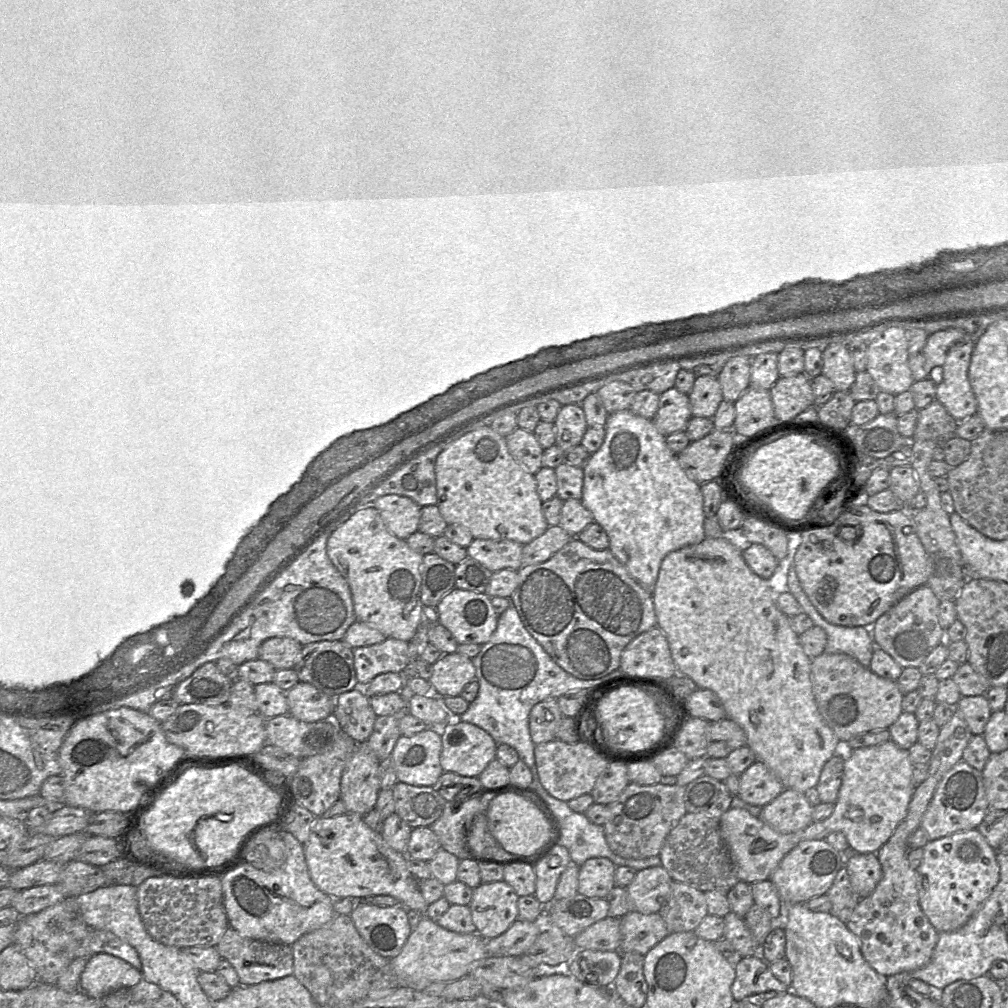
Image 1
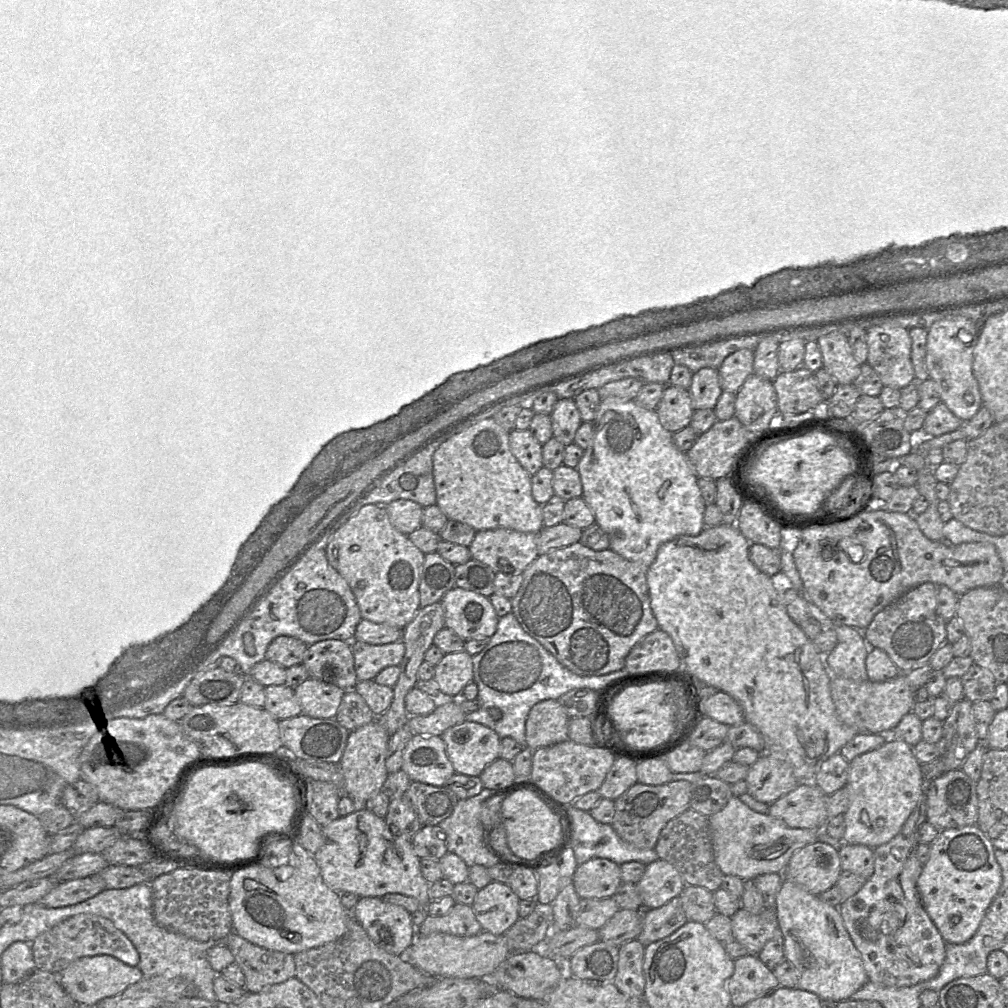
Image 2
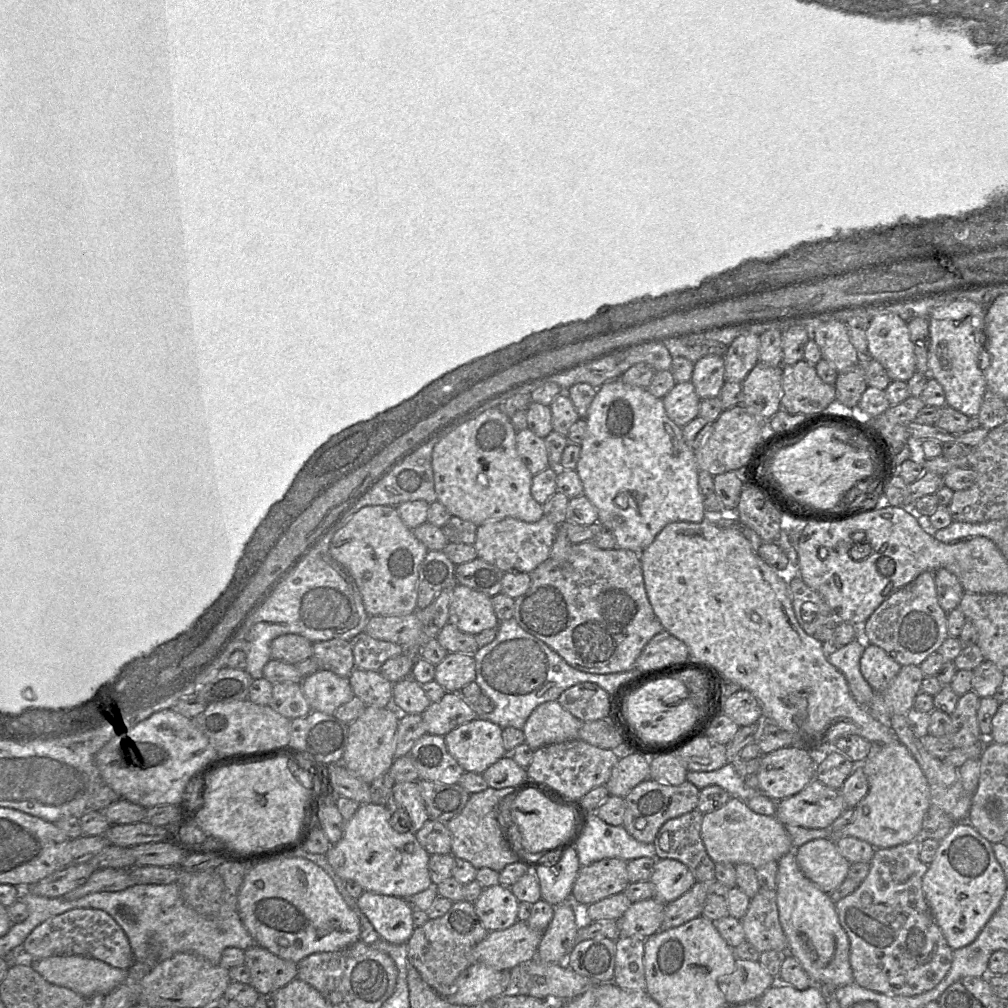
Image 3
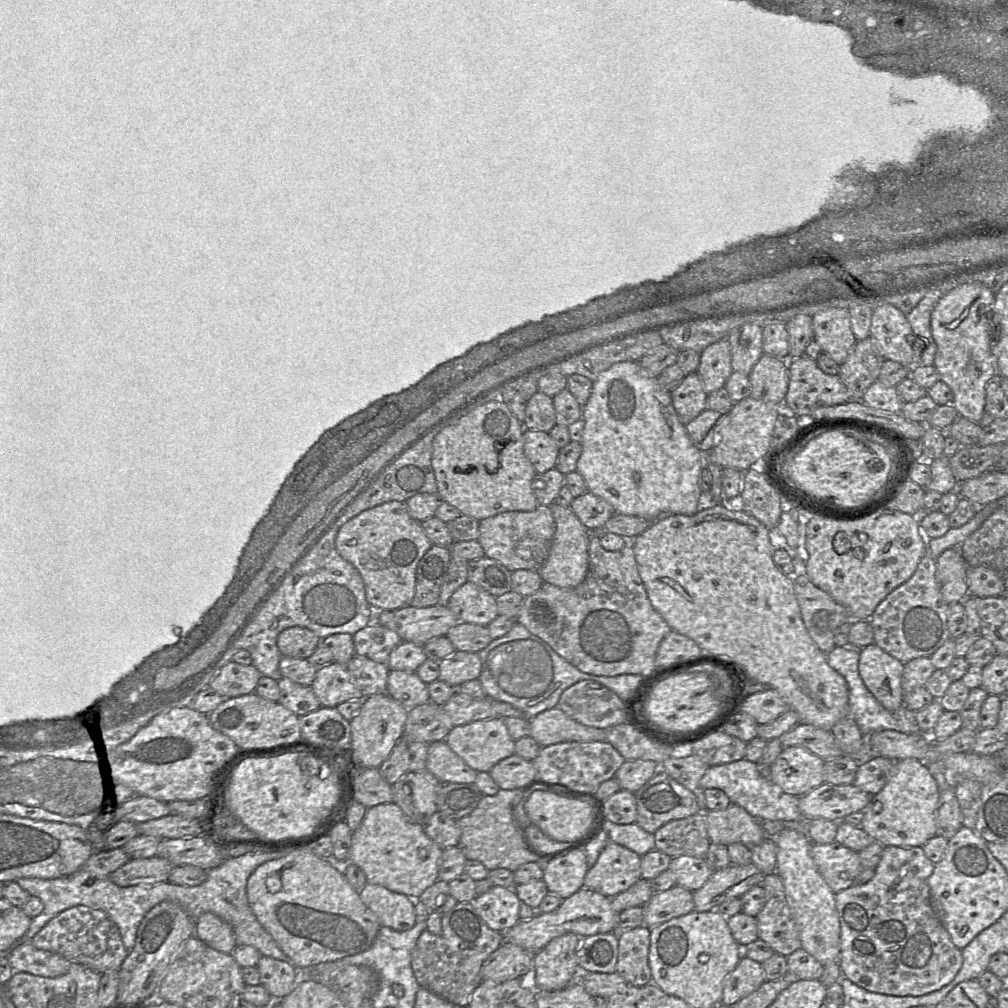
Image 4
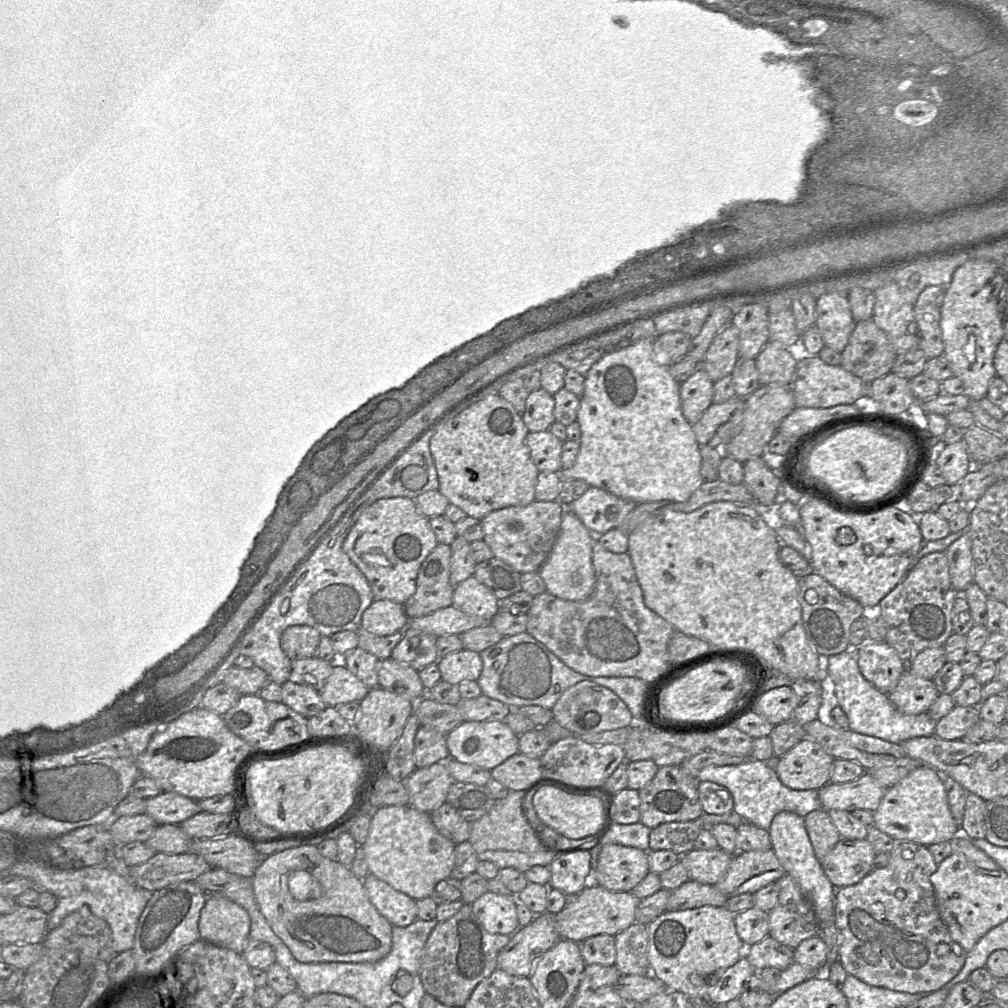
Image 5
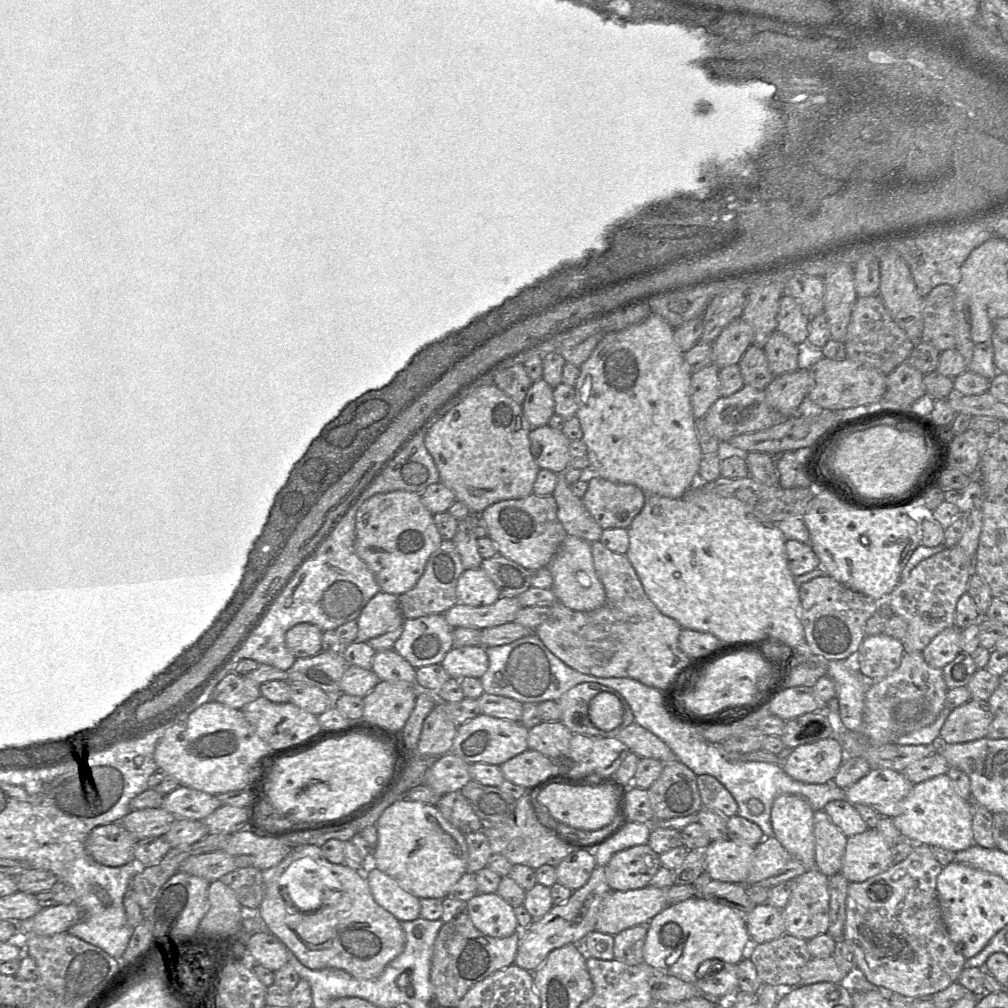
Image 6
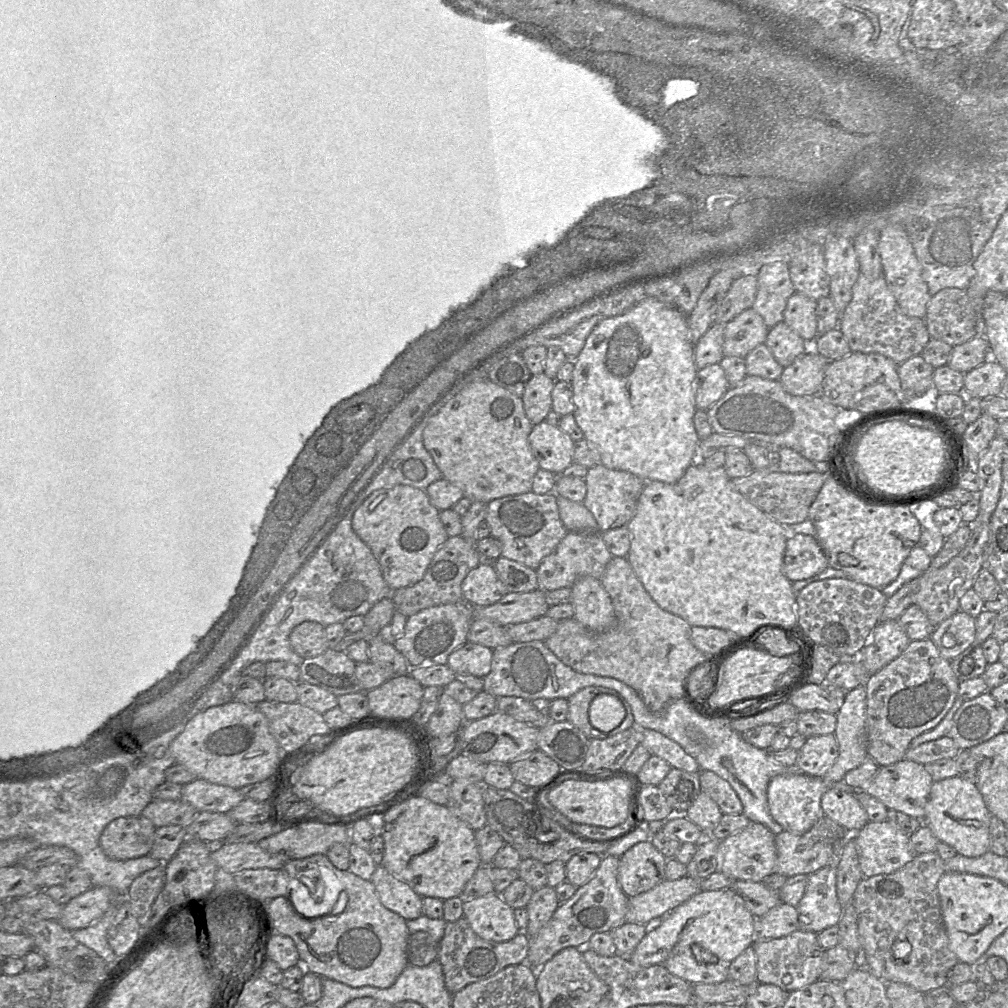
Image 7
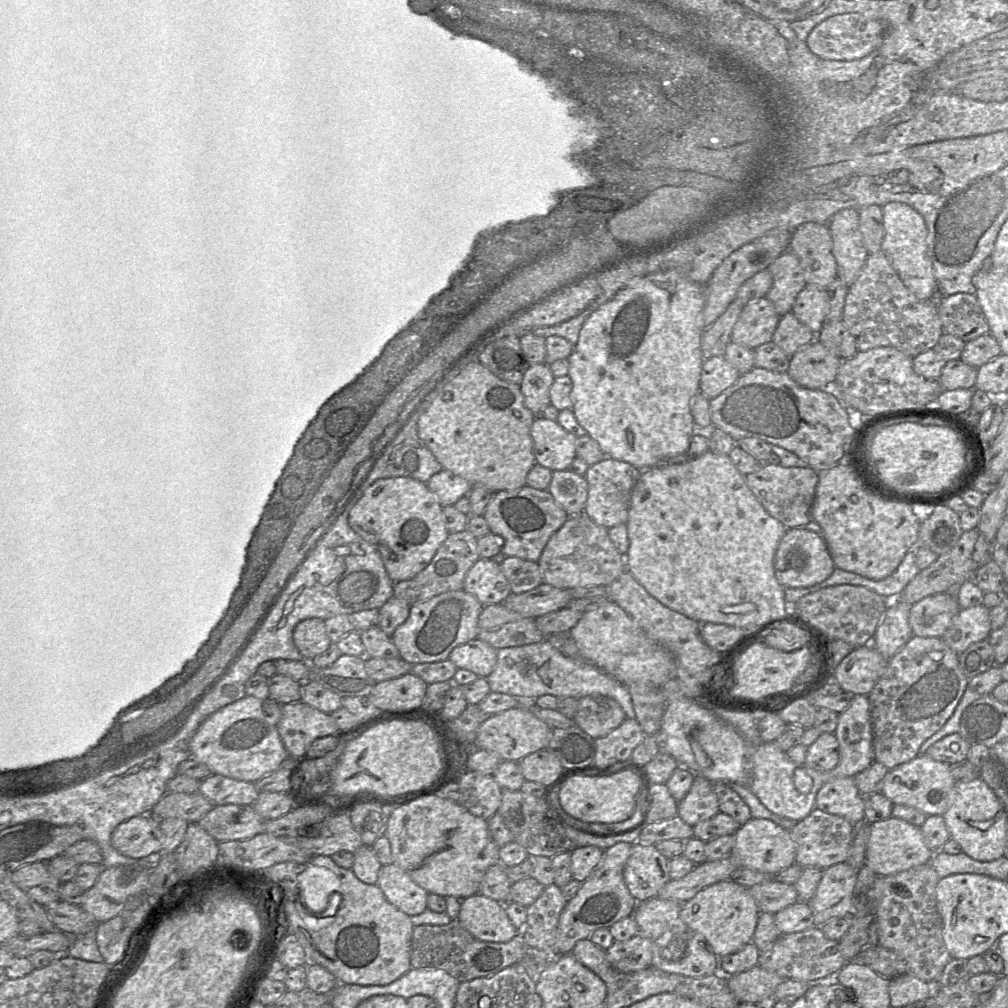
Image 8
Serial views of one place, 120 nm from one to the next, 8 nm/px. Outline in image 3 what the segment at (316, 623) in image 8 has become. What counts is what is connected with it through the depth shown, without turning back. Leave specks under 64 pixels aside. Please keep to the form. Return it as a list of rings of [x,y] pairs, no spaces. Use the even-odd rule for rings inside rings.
[[[285,634],[271,642],[271,659],[289,664],[300,662],[313,656],[313,643],[297,634]]]

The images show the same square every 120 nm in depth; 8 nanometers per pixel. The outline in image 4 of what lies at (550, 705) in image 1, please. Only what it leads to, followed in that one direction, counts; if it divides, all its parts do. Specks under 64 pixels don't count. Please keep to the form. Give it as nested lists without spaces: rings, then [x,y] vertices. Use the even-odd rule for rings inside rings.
[[[554,707],[537,714],[530,721],[530,736],[541,746],[578,741],[606,741],[606,729],[583,725]]]

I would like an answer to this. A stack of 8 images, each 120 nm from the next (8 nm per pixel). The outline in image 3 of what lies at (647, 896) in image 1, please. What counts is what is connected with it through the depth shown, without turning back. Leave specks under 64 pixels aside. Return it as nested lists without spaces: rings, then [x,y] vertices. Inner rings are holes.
[[[657,859],[649,879],[655,887],[654,898],[669,903],[686,893],[696,882],[689,868],[678,860]]]

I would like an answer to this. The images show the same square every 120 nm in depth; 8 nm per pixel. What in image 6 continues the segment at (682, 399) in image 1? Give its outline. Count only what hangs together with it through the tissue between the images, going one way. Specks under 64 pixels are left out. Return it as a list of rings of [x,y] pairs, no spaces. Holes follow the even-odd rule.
[[[710,363],[692,373],[691,405],[696,419],[703,418],[714,402],[721,397],[719,371],[714,363]]]

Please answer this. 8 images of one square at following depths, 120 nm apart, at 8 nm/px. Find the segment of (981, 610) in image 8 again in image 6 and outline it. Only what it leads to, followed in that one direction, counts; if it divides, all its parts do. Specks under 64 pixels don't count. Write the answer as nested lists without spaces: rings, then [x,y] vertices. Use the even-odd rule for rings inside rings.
[[[955,625],[937,634],[922,651],[926,663],[937,669],[943,669],[961,652],[961,630]]]

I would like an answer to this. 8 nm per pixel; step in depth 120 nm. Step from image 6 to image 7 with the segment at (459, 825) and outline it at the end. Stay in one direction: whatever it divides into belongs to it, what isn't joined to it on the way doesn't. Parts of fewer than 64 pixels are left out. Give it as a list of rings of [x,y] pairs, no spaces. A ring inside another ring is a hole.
[[[466,779],[448,780],[450,783],[447,808],[474,831],[486,825],[483,800],[484,784]]]

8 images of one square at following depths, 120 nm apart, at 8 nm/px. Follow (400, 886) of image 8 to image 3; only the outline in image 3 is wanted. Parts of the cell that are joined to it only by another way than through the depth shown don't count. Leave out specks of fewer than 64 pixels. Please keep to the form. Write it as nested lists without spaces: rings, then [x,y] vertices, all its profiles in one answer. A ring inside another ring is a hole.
[[[364,891],[356,903],[383,940],[403,944],[411,937],[414,909],[403,898]]]

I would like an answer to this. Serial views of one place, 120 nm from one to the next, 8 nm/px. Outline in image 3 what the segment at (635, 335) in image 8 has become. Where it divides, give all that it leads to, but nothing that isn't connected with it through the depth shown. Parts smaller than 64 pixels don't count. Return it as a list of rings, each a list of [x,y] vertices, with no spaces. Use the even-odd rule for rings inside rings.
[[[614,379],[597,389],[597,393],[584,419],[587,422],[587,430],[585,438],[581,443],[581,453],[575,471],[583,484],[583,495],[586,496],[597,509],[597,522],[614,535],[617,548],[641,553],[653,542],[657,534],[667,524],[679,521],[697,523],[704,520],[705,510],[703,501],[705,496],[702,494],[699,487],[699,468],[696,462],[695,451],[686,444],[682,433],[683,427],[677,426],[666,414],[662,399],[653,396],[646,388],[631,386],[623,383],[620,379]]]

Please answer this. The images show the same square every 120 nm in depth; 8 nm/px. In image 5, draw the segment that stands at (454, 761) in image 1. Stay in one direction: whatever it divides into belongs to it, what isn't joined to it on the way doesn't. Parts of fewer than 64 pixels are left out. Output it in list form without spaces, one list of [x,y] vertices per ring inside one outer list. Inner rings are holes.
[[[463,721],[446,735],[446,744],[451,758],[489,771],[520,753],[519,736],[505,721]]]

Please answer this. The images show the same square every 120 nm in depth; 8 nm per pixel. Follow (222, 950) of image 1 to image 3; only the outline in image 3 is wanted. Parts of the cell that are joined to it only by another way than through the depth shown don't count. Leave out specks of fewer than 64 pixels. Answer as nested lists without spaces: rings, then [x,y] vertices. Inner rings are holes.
[[[259,945],[244,950],[244,955],[251,974],[250,985],[260,995],[275,992],[298,975],[297,963],[281,959]]]

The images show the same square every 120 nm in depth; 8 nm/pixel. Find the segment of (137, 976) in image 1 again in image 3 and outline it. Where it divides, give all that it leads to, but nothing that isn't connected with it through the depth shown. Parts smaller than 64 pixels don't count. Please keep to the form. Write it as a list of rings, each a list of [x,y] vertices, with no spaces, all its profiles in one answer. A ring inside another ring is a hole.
[[[79,955],[29,959],[29,963],[48,982],[69,988],[85,998],[97,993],[107,995],[123,983],[129,975],[128,969],[116,968],[101,960]]]

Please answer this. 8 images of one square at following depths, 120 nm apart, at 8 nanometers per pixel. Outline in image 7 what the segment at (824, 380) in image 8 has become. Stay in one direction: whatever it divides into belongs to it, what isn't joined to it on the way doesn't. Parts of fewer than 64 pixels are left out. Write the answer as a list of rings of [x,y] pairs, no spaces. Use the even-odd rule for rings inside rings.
[[[809,344],[808,352],[783,369],[779,382],[787,393],[794,396],[819,394],[828,362]]]

